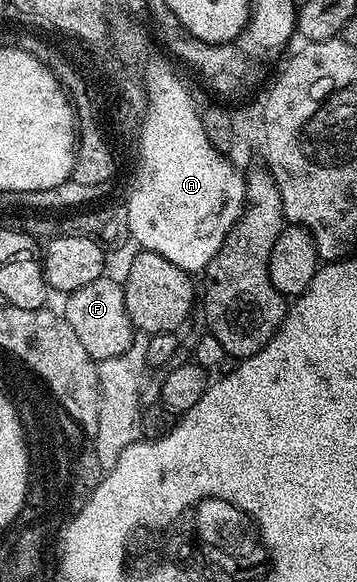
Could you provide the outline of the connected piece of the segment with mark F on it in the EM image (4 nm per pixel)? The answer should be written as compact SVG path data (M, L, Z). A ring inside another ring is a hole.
M103 274L100 278L88 282L88 286L82 286L80 290L69 293L65 300L64 318L68 326L76 330L76 338L80 338L84 350L88 350L95 362L122 356L129 350L136 329L130 321L130 310L126 307L125 287L117 279Z

